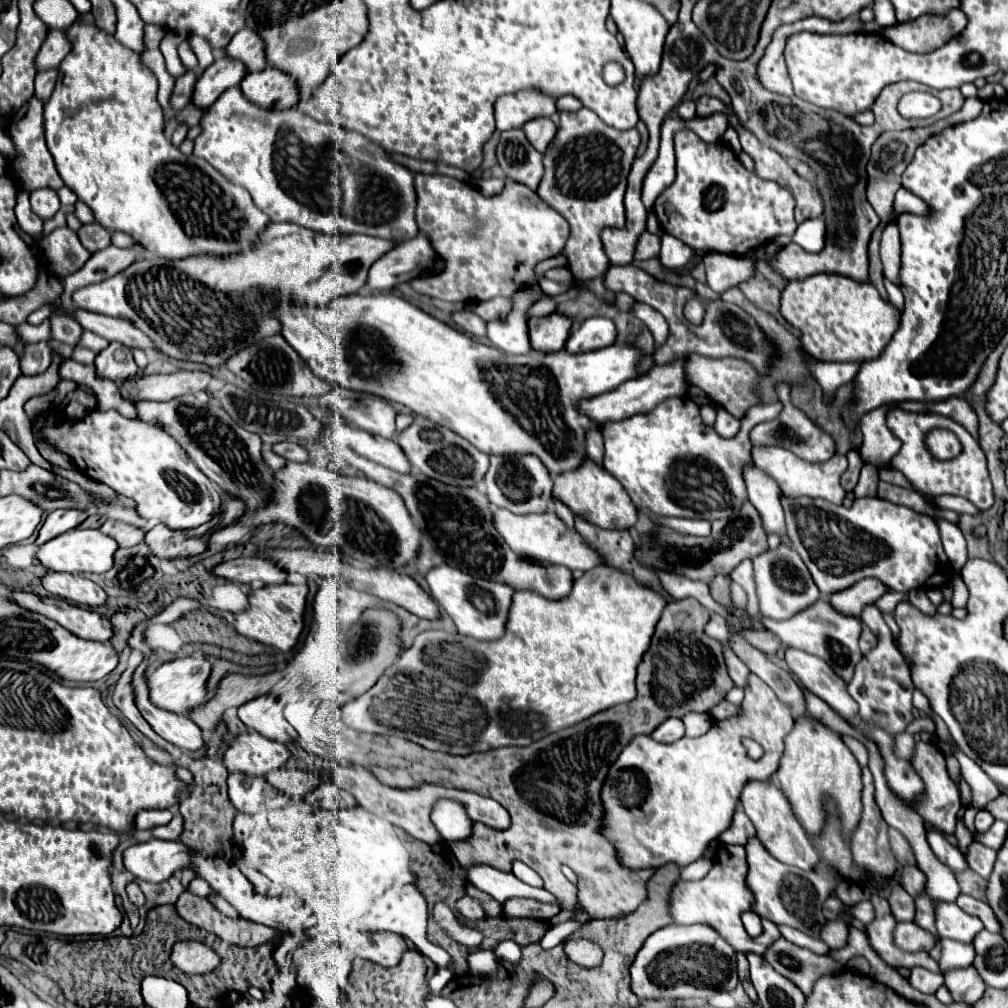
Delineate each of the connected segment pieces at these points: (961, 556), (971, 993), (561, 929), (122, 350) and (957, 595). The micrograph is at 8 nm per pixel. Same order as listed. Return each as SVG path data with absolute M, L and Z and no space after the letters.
M937 520L937 526L941 530L945 554L949 556L953 568L961 570L963 564L967 562L967 548L965 548L965 538L963 538L961 530L957 528L957 524L947 522L947 520Z
M973 966L963 968L963 970L951 970L945 974L945 984L953 996L955 1002L965 1002L969 1006L973 1006L979 998L975 988L981 988L981 994L987 986L983 986L983 980L979 978L979 974L975 974Z
M569 920L569 922L563 922L563 924L557 924L557 926L551 926L547 932L545 932L545 936L539 940L539 946L541 948L545 948L545 950L549 950L549 948L555 948L557 944L561 944L561 940L565 940L567 936L571 936L577 928L582 927L587 922L573 922L573 920Z
M109 342L105 350L101 350L95 358L97 372L109 380L125 380L127 376L133 376L139 368L133 360L131 348L119 344L119 342Z
M958 574L952 581L952 586L953 586L953 596L952 596L953 608L965 607L968 601L969 593L960 574Z

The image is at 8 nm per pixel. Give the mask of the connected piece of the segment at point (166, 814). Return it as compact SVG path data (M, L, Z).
M141 810L135 816L135 830L149 830L155 826L169 824L171 815L171 810Z

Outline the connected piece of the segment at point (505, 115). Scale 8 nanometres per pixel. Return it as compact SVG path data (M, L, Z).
M519 90L515 94L499 96L495 102L495 128L501 132L523 128L523 124L531 118L555 114L555 104L557 98L551 98L539 90Z

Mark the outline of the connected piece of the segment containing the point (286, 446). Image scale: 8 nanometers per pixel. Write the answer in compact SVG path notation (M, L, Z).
M279 442L279 444L273 444L273 452L283 456L285 460L291 460L291 462L309 462L309 452L295 444L295 442Z

